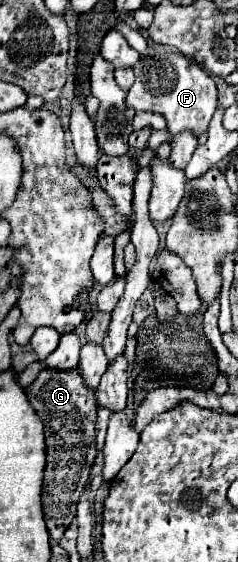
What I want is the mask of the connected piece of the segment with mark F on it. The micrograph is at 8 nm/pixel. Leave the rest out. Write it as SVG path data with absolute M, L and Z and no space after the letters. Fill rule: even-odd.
M165 49L141 55L141 61L133 69L135 83L127 95L129 107L133 107L135 111L161 113L171 135L181 131L193 131L195 135L199 135L207 131L209 121L217 109L217 87L213 77L203 67L199 67L193 59L183 57L181 53L171 53L169 49Z

